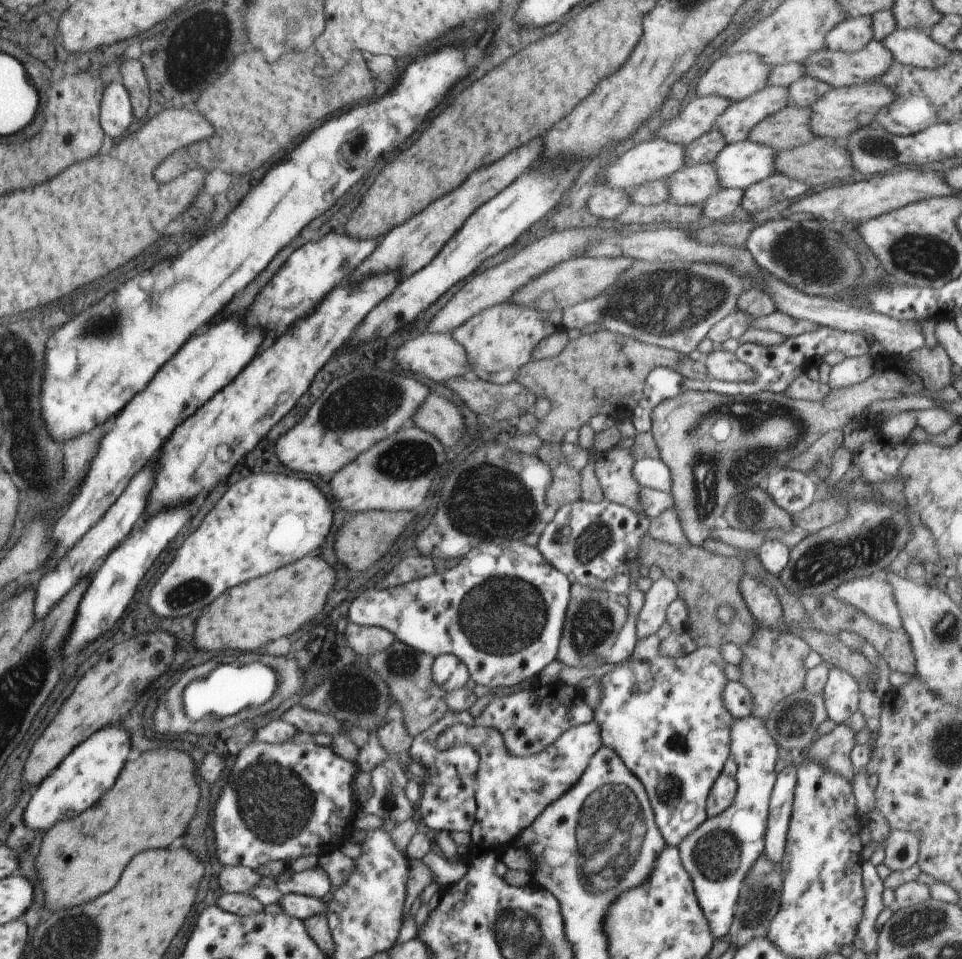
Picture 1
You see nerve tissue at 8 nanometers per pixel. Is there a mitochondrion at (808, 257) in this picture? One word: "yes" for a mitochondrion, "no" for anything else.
yes

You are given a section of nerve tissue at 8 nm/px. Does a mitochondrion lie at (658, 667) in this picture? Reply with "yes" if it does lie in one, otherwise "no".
no

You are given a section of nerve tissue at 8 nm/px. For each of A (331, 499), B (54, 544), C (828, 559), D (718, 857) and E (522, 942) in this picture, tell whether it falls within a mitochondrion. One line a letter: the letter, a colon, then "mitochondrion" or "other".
A: other
B: other
C: mitochondrion
D: mitochondrion
E: mitochondrion

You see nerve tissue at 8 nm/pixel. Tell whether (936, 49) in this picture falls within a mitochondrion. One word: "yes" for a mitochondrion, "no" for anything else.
no

